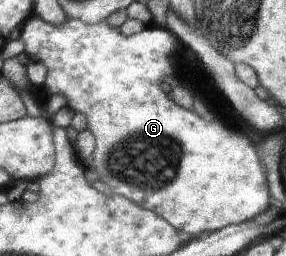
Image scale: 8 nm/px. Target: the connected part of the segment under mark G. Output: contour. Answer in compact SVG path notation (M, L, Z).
M32 16L30 21L26 20L21 27L20 41L25 47L25 53L30 57L31 61L42 63L48 67L46 82L41 86L44 87L50 97L55 93L62 93L66 98L67 104L71 110L84 113L88 117L88 129L92 131L92 135L96 137L96 149L94 157L90 160L90 170L98 174L99 180L108 185L112 194L123 195L129 197L132 201L141 205L141 208L148 208L158 216L163 217L167 222L172 221L172 224L187 240L197 238L202 233L212 233L218 231L226 225L234 225L234 223L242 223L245 220L250 220L262 212L270 208L269 185L266 185L266 177L262 173L262 163L254 151L254 143L250 141L250 137L246 137L242 131L238 129L228 129L224 127L221 120L212 116L201 117L193 109L184 109L176 102L170 101L164 93L164 89L160 87L160 81L164 75L174 77L178 76L174 73L174 66L170 59L174 58L175 54L180 53L181 45L176 38L176 35L170 31L168 27L158 27L154 25L146 25L144 29L133 34L124 34L119 27L110 26L107 20L99 21L95 24L85 24L78 18L68 18L63 24L46 23L40 16Z

